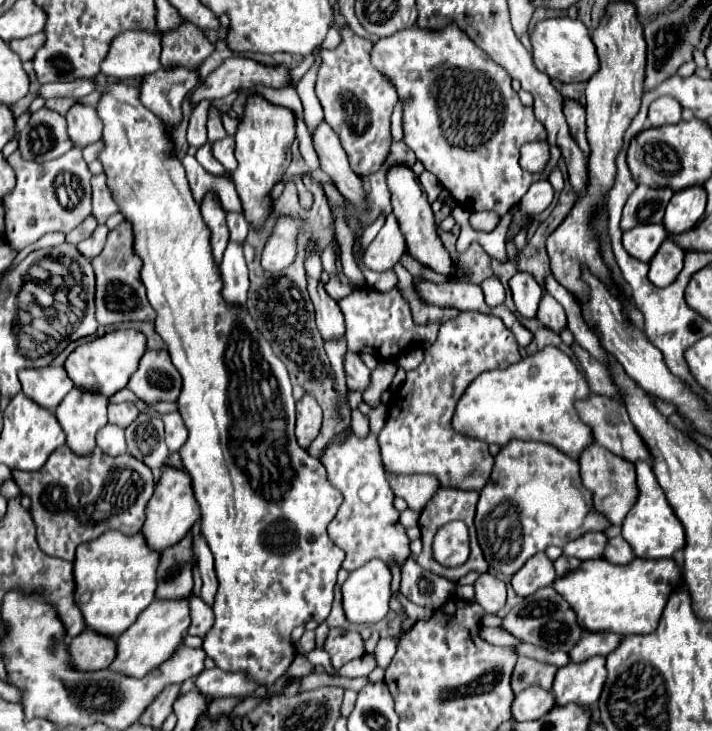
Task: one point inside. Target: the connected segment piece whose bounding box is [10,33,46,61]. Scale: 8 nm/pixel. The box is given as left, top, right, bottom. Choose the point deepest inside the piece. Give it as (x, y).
(26, 47)

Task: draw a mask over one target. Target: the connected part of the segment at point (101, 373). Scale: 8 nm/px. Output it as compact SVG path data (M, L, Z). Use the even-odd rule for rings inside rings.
M136 329L112 331L112 333L106 333L94 341L88 341L88 343L82 343L80 347L76 347L68 355L64 369L76 387L80 387L84 391L100 393L106 399L110 399L114 393L118 393L120 389L126 387L130 375L138 369L138 361L144 355L144 351L146 351L146 337L140 331L136 331Z

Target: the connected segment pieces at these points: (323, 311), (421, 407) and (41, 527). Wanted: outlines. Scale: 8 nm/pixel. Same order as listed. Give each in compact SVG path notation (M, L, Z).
M310 255L306 261L306 275L308 275L308 289L316 309L316 325L324 341L344 337L344 315L340 313L338 303L324 291L324 283L320 281L322 263L318 255Z
M464 311L440 325L438 339L424 351L424 361L406 373L406 381L390 401L390 413L378 435L384 467L392 473L434 473L442 487L480 491L490 477L488 443L452 429L452 413L464 389L488 369L506 369L520 361L512 333L498 317Z
M66 445L56 449L40 471L12 471L22 493L32 499L30 515L36 523L36 541L46 555L74 559L80 543L94 541L108 529L132 535L142 529L144 509L154 493L150 469L132 455L110 457L98 447L88 457L74 455Z

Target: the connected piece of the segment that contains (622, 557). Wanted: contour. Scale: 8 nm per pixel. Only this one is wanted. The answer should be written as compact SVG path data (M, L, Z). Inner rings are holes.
M618 535L618 537L614 537L614 539L608 541L608 547L606 547L604 559L610 561L610 563L624 565L624 563L634 561L636 557L632 557L632 545L628 545L628 541L624 541L624 537Z

